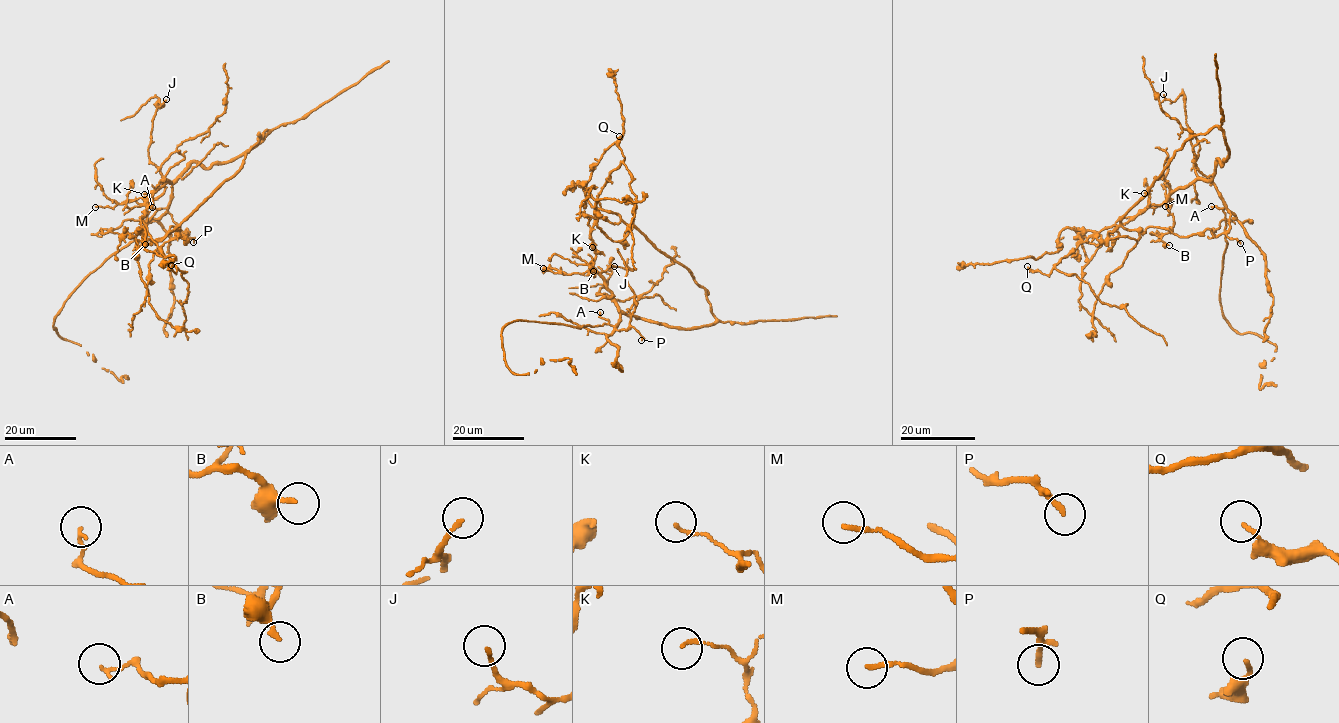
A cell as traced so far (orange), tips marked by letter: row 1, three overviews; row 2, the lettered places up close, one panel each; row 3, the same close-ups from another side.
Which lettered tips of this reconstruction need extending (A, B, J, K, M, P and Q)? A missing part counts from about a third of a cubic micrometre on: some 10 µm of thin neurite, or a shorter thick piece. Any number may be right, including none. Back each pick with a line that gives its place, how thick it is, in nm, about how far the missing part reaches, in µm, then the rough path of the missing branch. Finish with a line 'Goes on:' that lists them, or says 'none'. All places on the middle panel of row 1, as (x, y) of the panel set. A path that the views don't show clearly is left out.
M: Place: (543, 268). Thickness 190 nm. Missing length about 10 µm. Course of what is missing: (543, 268), (524, 259), (523, 256), (529, 255)
Goes on: M

